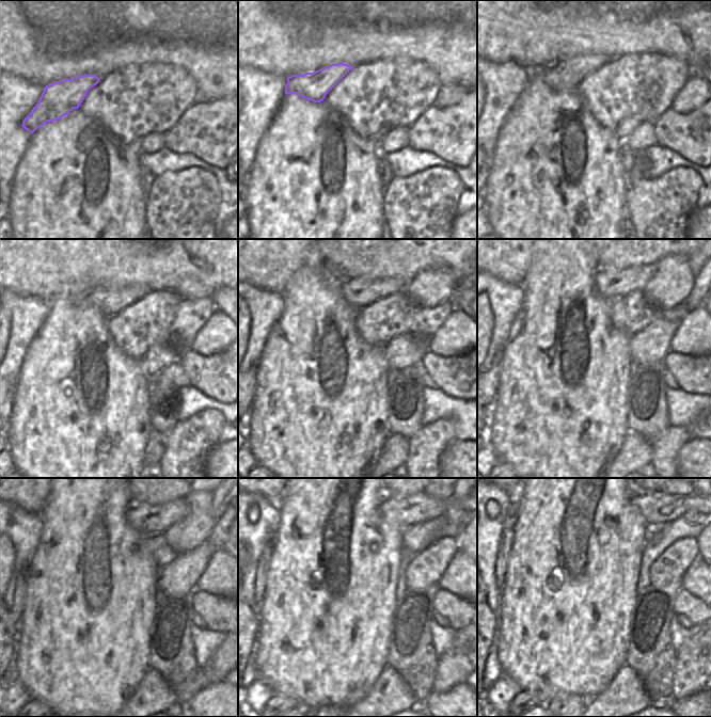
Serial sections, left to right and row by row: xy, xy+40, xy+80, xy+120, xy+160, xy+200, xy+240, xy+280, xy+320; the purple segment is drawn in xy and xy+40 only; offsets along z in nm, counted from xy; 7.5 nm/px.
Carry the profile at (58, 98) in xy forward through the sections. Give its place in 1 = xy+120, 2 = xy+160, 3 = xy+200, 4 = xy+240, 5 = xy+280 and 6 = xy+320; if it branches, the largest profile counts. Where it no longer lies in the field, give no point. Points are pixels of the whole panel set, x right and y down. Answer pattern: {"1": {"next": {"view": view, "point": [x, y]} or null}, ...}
{"1": {"next": {"view": "xy+120", "point": [110, 300]}}, "2": {"next": {"view": "xy+160", "point": [361, 291]}}, "3": {"next": {"view": "xy+200", "point": [610, 284]}}, "4": {"next": {"view": "xy+240", "point": [146, 519]}}, "5": {"next": {"view": "xy+280", "point": [409, 510]}}, "6": {"next": {"view": "xy+320", "point": [657, 507]}}}

